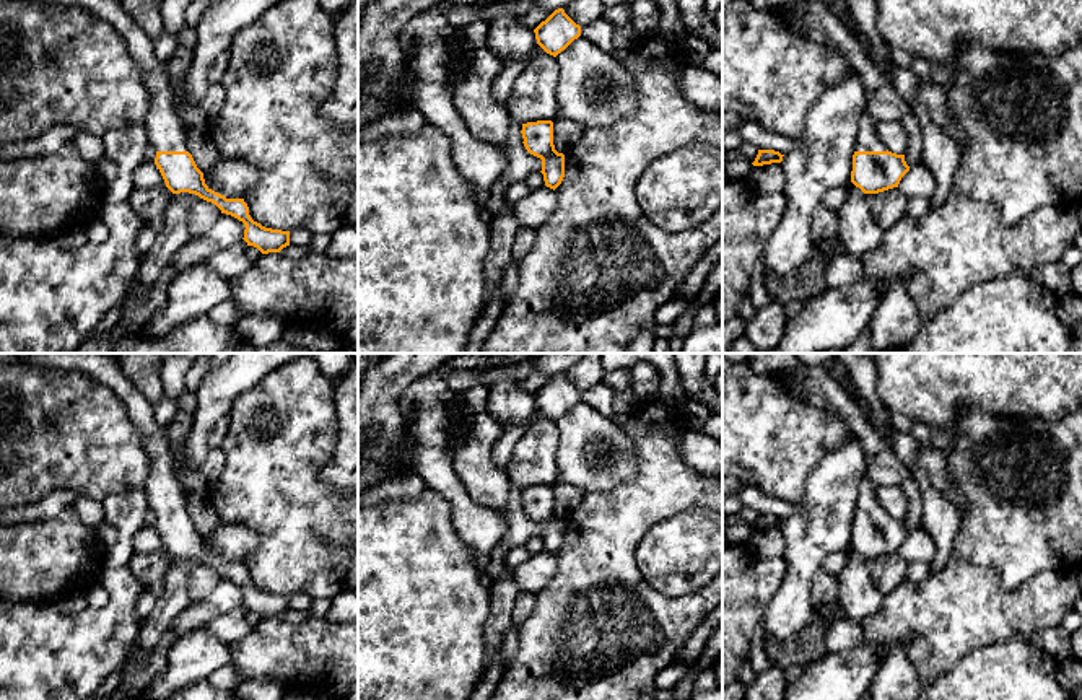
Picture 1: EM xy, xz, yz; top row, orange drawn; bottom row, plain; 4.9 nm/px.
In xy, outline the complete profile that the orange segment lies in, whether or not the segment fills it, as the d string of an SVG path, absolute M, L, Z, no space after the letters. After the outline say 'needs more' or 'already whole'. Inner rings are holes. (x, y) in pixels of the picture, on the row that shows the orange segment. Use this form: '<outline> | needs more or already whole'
M34 0L62 7L81 7L96 18L112 24L129 47L132 57L143 70L150 90L150 109L145 117L148 145L156 150L158 166L166 187L172 194L189 192L215 203L221 213L231 215L244 223L244 241L262 254L280 252L290 246L290 231L265 228L254 221L244 199L226 199L212 190L187 150L187 130L172 106L172 86L164 65L156 59L150 36L122 8L119 0Z | needs more

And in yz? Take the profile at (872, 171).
M866 107L859 119L851 182L864 194L879 194L898 187L908 171L905 155L885 148L879 137L879 120Z | needs more

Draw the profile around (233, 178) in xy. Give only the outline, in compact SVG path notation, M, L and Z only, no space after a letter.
M223 158L208 173L203 173L208 189L226 199L244 199L259 182L257 169L242 158Z

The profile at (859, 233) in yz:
M851 181L848 182L848 199L838 213L841 218L838 238L844 254L861 260L866 252L880 244L883 230L874 221L866 194Z

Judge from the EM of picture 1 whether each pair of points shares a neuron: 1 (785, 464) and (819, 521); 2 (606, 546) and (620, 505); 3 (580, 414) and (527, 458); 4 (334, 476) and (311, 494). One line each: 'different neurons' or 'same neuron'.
1: different neurons
2: same neuron
3: different neurons
4: different neurons

